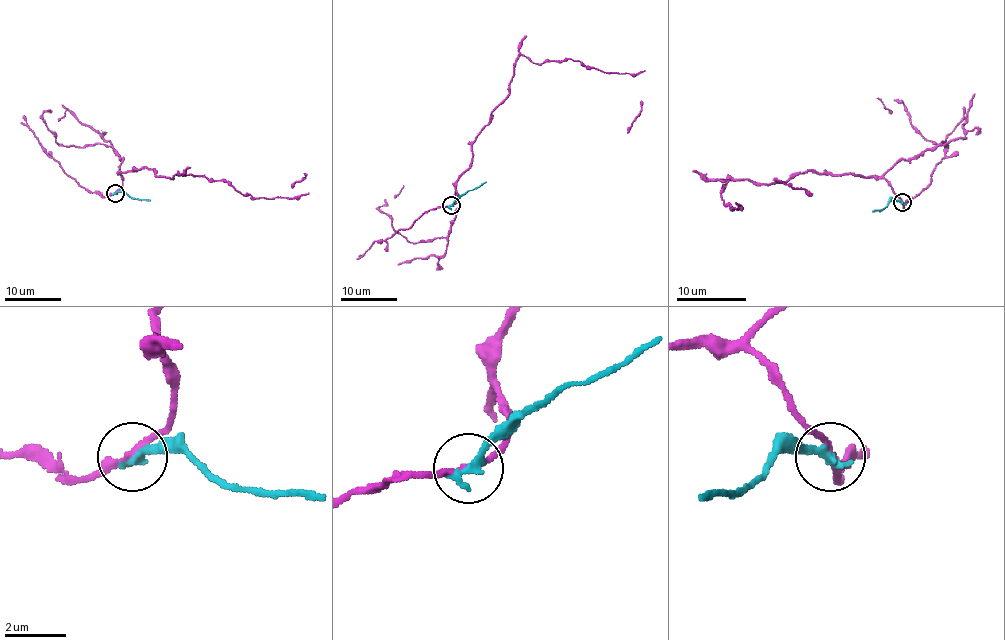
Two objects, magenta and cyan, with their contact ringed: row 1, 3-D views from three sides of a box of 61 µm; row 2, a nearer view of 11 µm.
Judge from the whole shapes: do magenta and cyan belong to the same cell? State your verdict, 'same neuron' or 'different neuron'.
different neuron

